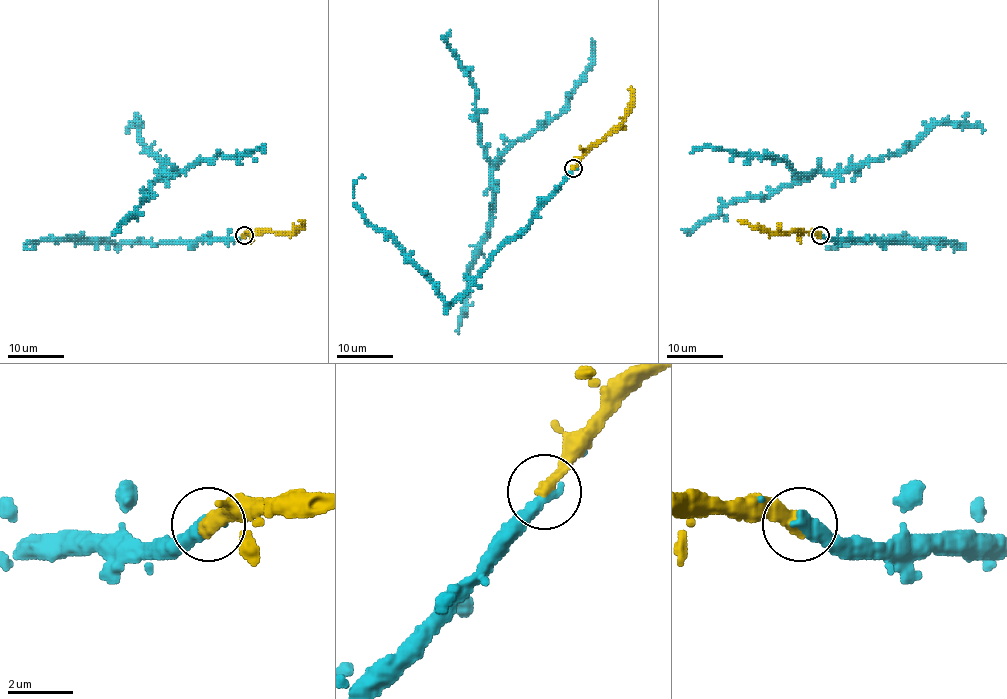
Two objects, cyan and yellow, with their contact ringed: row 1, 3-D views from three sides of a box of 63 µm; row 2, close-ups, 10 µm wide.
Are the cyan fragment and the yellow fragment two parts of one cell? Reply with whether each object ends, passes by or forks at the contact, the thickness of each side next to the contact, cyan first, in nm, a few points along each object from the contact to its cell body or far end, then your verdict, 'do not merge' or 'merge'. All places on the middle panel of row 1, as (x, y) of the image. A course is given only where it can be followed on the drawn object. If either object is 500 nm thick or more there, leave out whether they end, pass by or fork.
calibres 500 and 440 nm; course cyan (574, 169), (449, 304), (403, 249), (386, 232), (377, 230), (354, 202), (354, 182), (364, 177); course yellow (574, 168), (622, 123), (632, 100), (630, 87); merge

